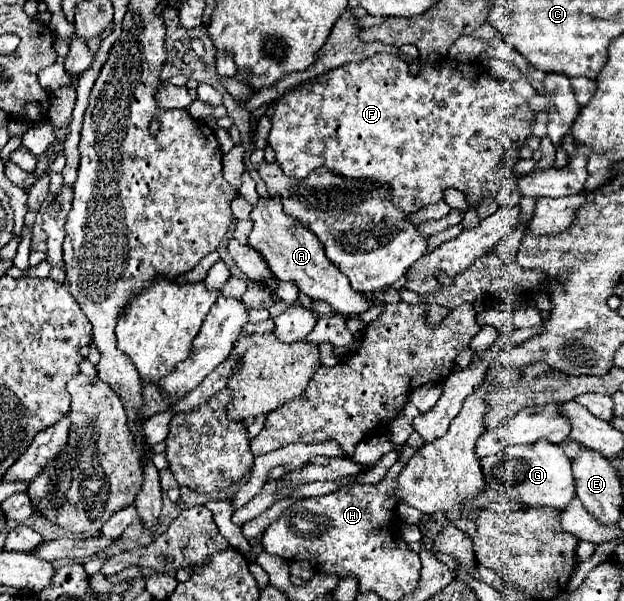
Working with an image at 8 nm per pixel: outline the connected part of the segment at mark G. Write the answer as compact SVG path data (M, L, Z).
M540 440L532 446L508 446L508 450L480 460L486 484L498 492L506 492L512 500L526 506L552 506L564 510L576 496L570 458L564 454L562 446L548 440Z

